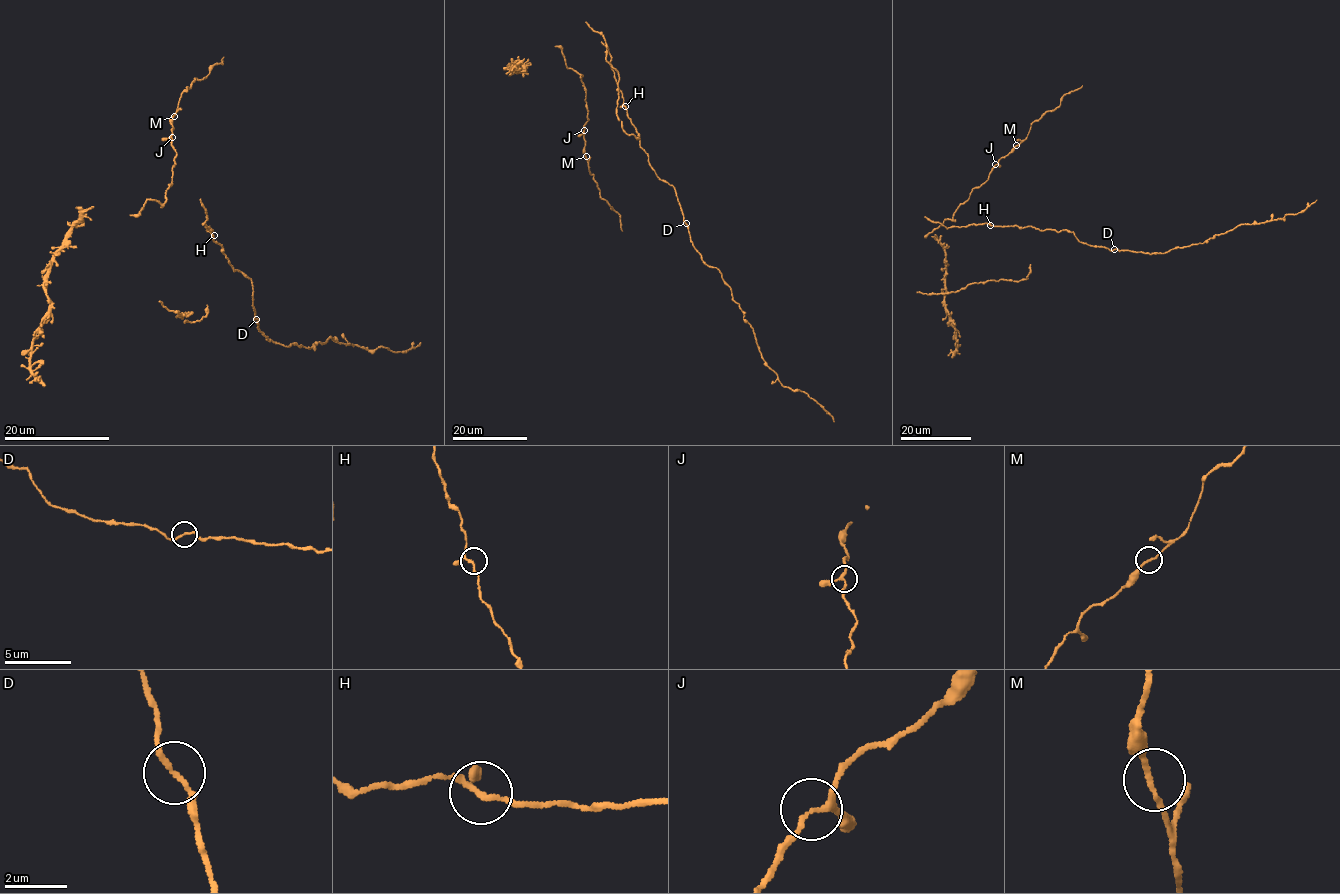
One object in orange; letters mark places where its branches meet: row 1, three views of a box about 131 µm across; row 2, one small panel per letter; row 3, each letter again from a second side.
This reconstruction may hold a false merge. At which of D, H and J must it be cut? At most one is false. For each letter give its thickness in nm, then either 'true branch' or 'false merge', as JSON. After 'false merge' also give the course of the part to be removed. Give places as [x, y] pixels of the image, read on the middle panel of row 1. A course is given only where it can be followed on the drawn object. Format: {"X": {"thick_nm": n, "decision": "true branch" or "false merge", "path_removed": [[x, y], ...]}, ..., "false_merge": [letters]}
{"D": {"thick_nm": 160, "decision": "true branch"}, "H": {"thick_nm": 150, "decision": "true branch"}, "J": {"thick_nm": 160, "decision": "true branch"}, "false_merge": []}

